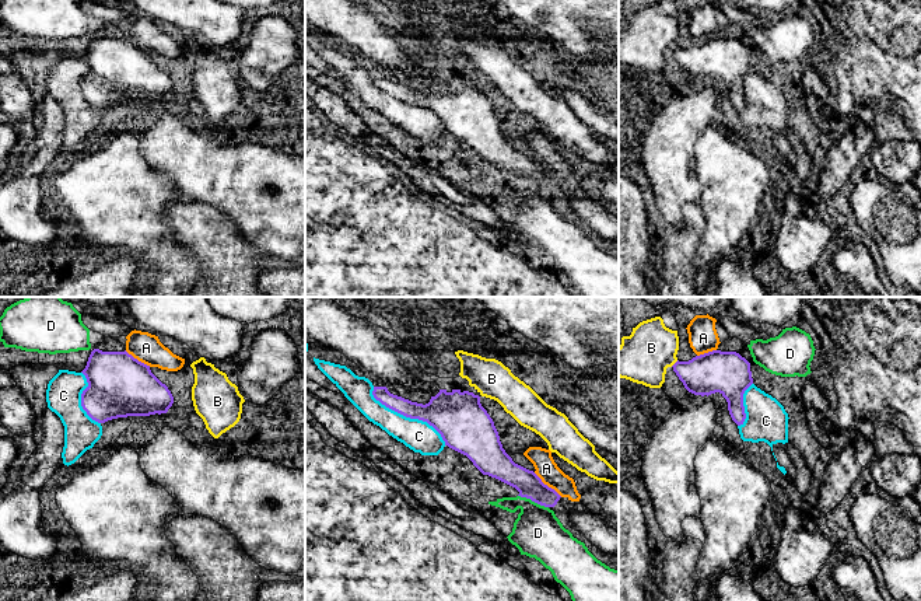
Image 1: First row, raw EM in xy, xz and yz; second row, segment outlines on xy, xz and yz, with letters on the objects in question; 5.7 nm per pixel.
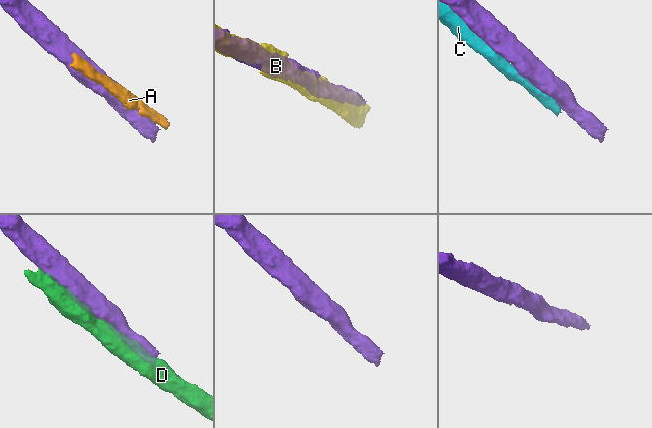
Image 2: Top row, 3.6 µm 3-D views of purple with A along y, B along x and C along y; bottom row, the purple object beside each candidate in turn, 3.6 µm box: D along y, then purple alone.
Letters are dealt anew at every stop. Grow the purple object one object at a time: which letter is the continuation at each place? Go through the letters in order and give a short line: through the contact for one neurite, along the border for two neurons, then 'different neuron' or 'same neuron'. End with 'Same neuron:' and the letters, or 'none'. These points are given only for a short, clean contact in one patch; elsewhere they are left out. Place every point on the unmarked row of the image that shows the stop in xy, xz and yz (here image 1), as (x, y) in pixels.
A: different neuron
B: different neuron
C: different neuron
D: line xz (518, 181), (547, 194); different neuron
Same neuron: none

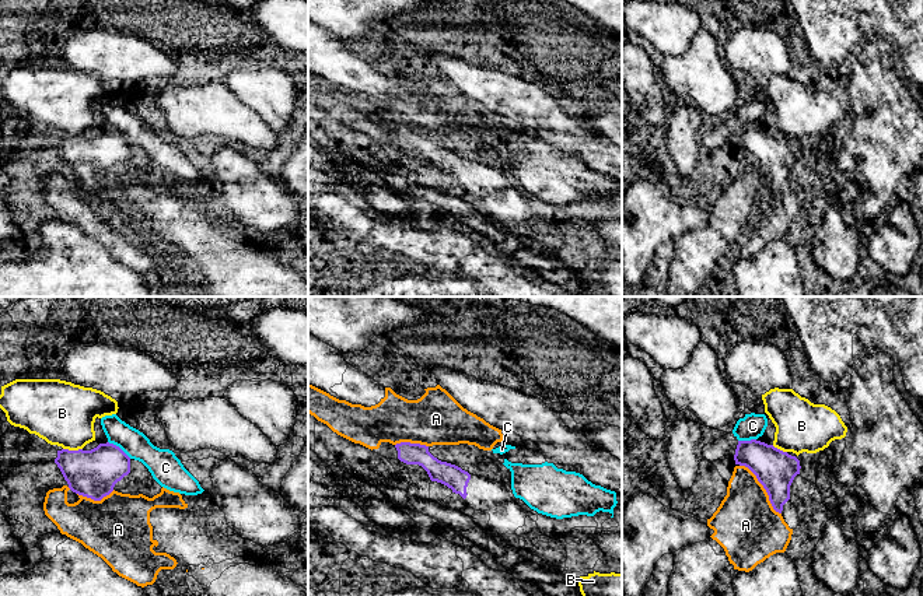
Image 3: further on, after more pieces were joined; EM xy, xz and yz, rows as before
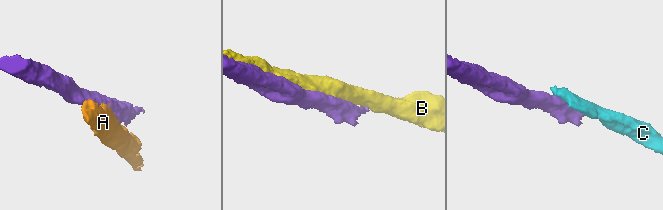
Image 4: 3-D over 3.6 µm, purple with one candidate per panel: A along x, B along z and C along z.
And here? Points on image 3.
A: line yz (740, 151), (755, 162), (771, 192), (780, 200); different neuron
B: line xy (63, 135), (81, 136); different neuron
C: different neuron
Same neuron: none

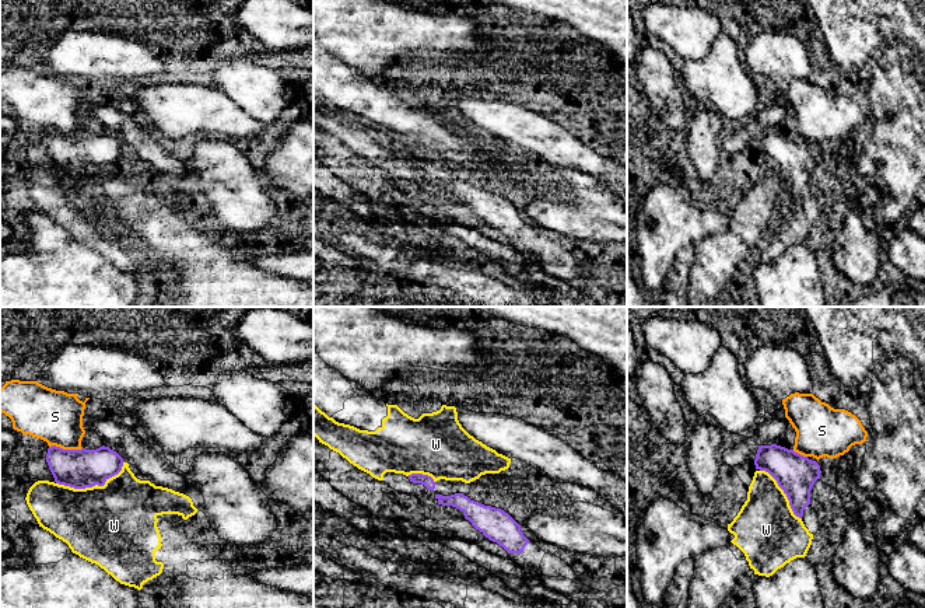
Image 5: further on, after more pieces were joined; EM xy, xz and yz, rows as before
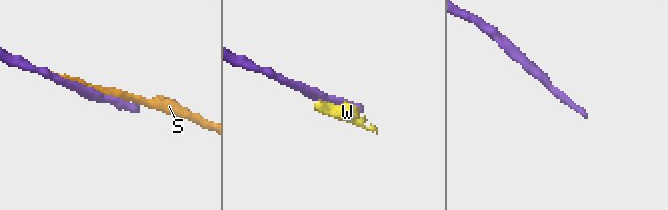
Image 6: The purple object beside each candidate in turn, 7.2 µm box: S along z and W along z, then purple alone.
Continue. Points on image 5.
S: line xy (49, 132), (81, 135); different neuron
W: line xy (123, 147), (122, 154), (102, 171), (70, 174), (56, 170); different neuron
Same neuron: none

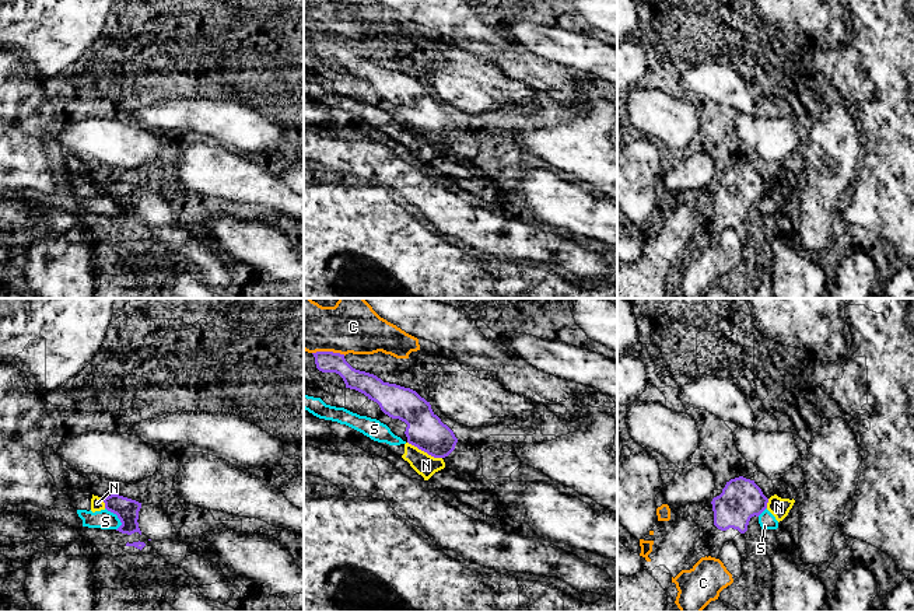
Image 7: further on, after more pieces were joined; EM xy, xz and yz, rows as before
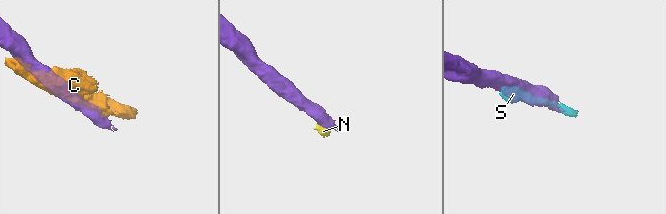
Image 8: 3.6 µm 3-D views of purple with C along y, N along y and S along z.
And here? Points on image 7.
C: line xz (312, 38), (339, 38), (345, 41); different neuron
N: line xz (408, 128), (441, 144); different neuron
S: line xy (105, 193), (119, 206), (121, 212), (116, 216); different neuron
Same neuron: none

